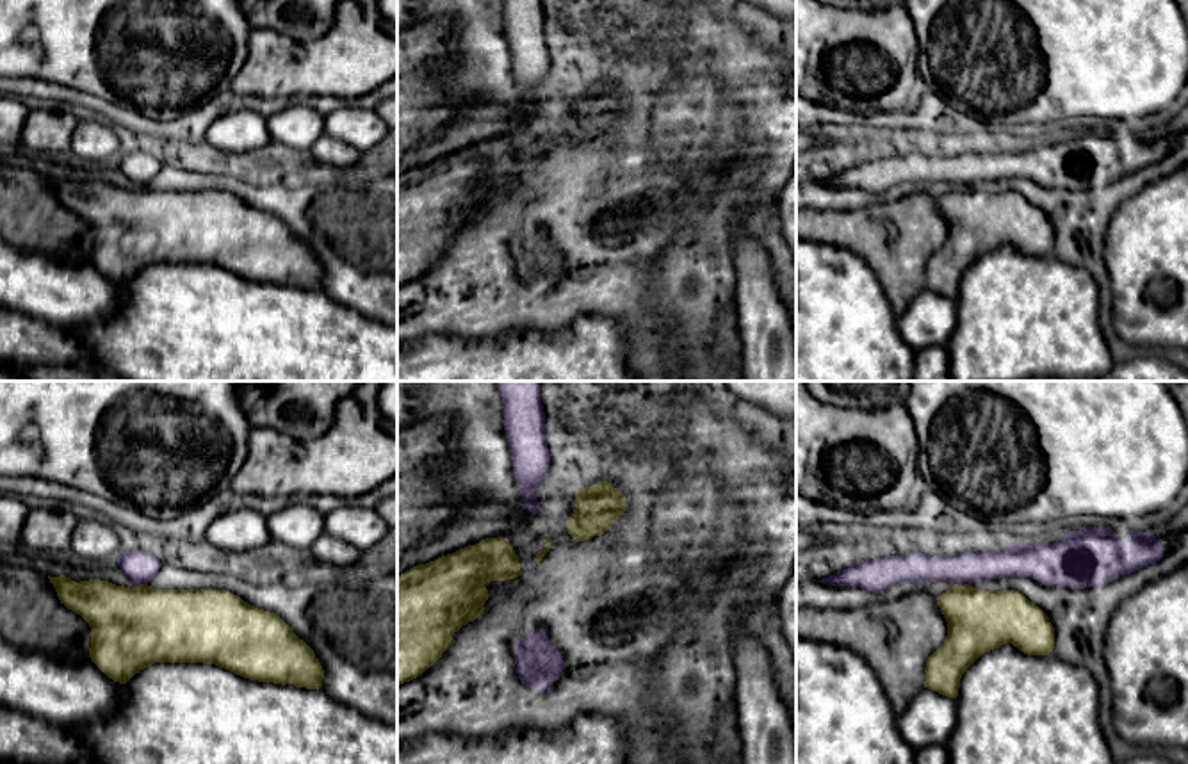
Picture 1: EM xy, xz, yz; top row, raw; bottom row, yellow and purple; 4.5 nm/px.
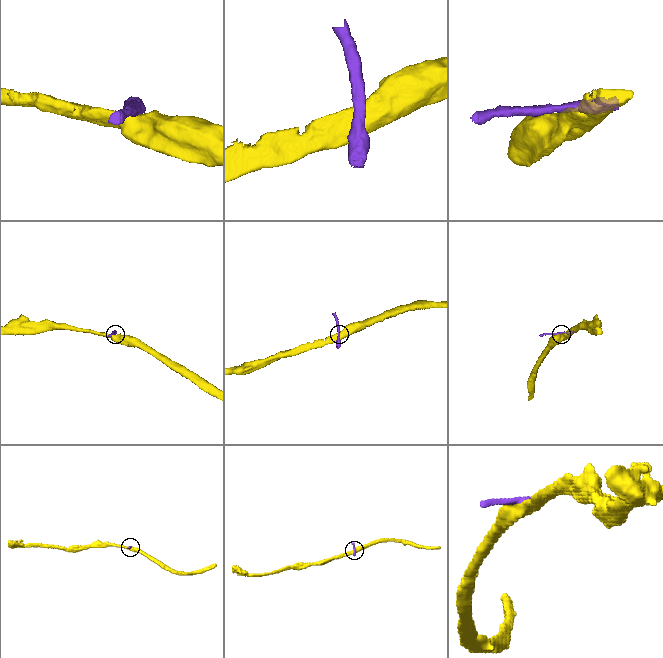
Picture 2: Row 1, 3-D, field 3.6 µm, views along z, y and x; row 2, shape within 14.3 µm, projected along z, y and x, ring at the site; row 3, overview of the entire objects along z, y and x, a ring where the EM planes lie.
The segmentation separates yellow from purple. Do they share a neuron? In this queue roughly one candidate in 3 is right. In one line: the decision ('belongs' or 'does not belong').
does not belong

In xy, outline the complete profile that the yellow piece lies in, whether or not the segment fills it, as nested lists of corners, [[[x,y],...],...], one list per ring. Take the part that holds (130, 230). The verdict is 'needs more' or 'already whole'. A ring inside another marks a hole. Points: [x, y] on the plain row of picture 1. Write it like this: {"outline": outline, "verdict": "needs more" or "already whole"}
{"outline": [[[50,178],[61,205],[91,228],[91,262],[114,283],[126,285],[155,264],[203,264],[249,281],[321,290],[324,271],[313,251],[274,214],[258,210],[226,191],[155,191],[89,180]]], "verdict": "already whole"}

